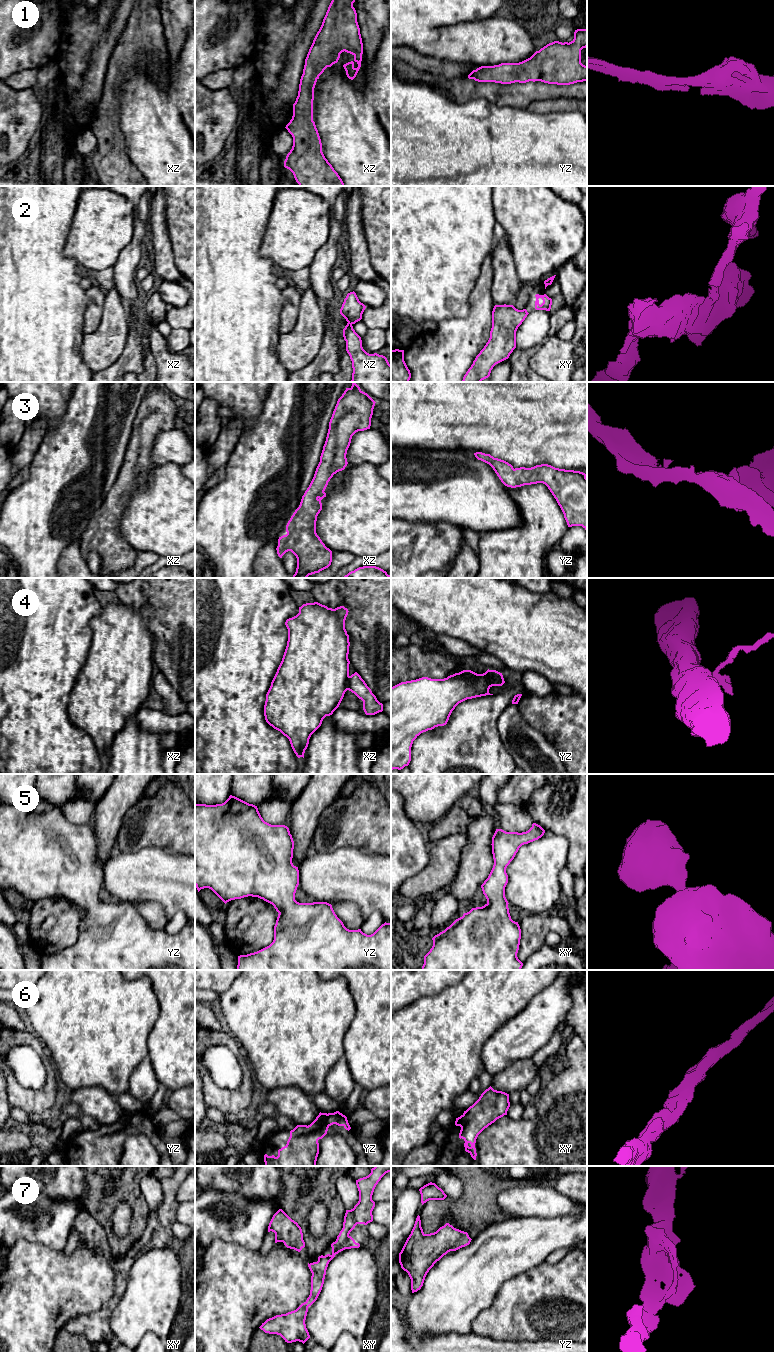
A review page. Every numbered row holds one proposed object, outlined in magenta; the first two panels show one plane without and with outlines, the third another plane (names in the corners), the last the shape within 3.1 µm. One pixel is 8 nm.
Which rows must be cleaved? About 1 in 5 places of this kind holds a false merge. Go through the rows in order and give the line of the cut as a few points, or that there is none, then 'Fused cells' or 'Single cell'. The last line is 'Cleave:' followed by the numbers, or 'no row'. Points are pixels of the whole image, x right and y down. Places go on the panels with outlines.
1: No split. Single cell
2: Split along xz (348, 322), (351, 324). Fused cells
3: No split. Single cell
4: Split along xz (349, 676), (347, 689). Fused cells
5: No split. Single cell
6: No split. Single cell
7: No split. Single cell
Cleave: 2, 4

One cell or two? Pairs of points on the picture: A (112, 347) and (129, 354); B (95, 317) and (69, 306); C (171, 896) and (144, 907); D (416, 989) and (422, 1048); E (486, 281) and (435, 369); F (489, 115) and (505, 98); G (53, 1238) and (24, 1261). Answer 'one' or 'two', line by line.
A: two
B: two
C: two
D: two
E: one
F: two
G: two

